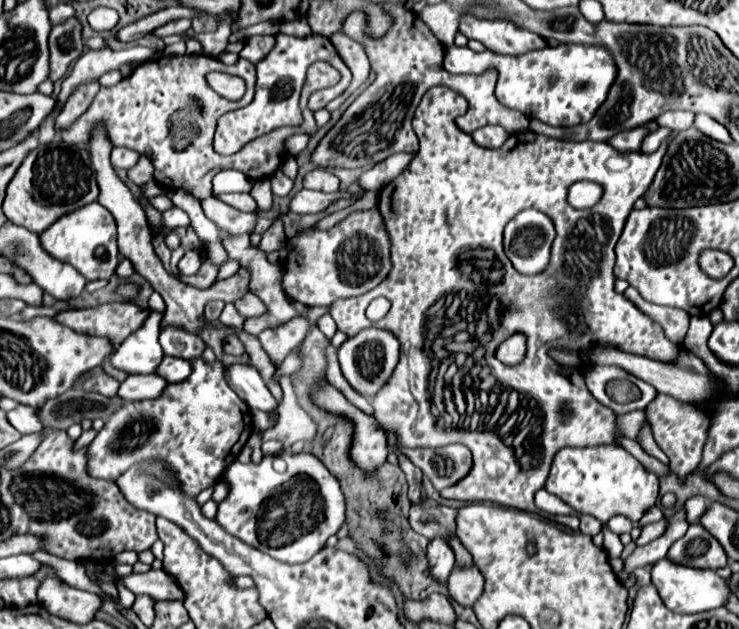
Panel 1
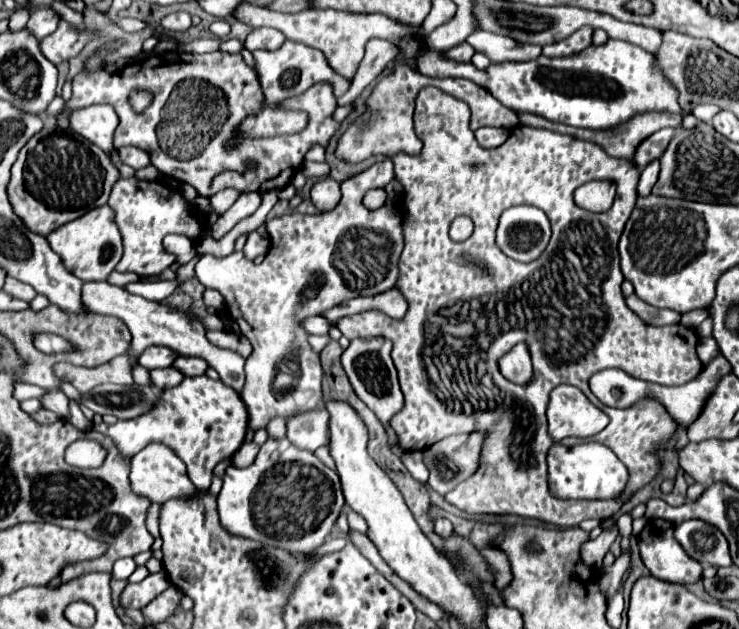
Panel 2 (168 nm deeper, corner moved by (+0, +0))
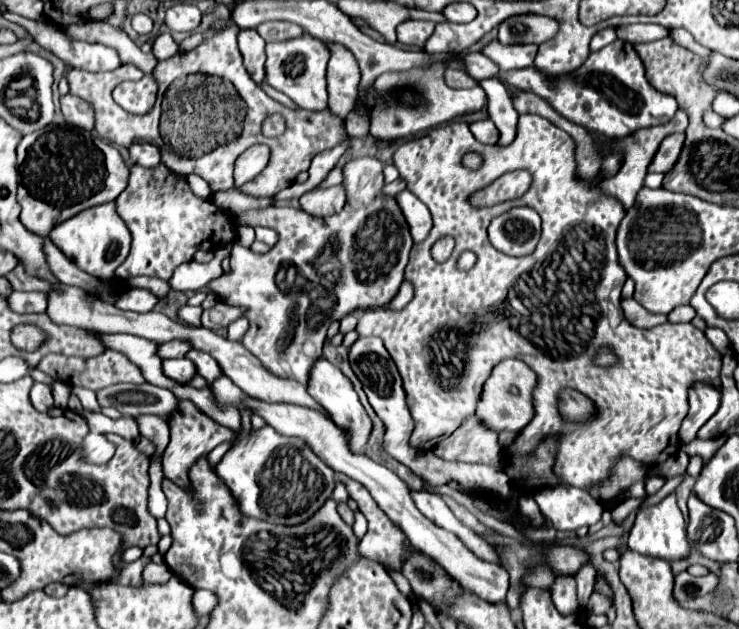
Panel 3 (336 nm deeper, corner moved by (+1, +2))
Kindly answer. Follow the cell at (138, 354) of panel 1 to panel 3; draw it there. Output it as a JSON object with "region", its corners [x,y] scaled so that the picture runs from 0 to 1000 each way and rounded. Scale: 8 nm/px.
{"region":[[[230,541],[214,550],[214,566],[217,569],[249,569],[254,563],[254,556],[260,556],[257,544],[249,541]]]}

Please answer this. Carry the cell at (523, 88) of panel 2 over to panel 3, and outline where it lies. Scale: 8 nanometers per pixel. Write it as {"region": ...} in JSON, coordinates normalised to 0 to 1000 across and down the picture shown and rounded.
{"region":[[[834,64],[820,76],[801,83],[796,95],[769,121],[739,124],[723,105],[717,105],[682,114],[679,127],[704,143],[723,146],[739,156],[771,194],[793,200],[796,207],[812,210],[825,219],[842,219],[858,213],[866,203],[901,197],[917,175],[917,165],[909,153],[893,149],[877,134],[871,121],[871,102],[853,76],[853,70],[842,64]]]}

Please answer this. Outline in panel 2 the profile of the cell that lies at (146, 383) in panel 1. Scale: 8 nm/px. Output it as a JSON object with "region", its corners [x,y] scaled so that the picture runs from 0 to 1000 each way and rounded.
{"region":[[[218,585],[218,588],[204,588],[202,591],[204,598],[204,610],[215,620],[226,620],[226,617],[234,617],[240,614],[245,604],[248,604],[248,595],[237,585]]]}

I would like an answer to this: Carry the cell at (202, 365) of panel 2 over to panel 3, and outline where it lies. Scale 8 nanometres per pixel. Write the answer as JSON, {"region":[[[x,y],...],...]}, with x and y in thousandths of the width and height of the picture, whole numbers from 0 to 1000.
{"region":[[[257,556],[252,566],[265,579],[268,595],[281,604],[281,615],[287,612],[287,607],[290,607],[292,601],[300,598],[300,588],[298,588],[295,576],[292,576],[284,563],[276,563],[273,556]]]}

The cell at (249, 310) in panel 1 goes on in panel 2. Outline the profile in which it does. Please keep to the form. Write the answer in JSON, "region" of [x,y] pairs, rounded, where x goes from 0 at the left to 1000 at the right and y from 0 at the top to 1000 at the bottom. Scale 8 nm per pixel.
{"region":[[[424,502],[424,506],[418,506],[418,509],[413,509],[413,515],[407,515],[418,531],[442,531],[442,525],[445,525],[445,512],[440,509],[440,506],[434,506],[434,502]]]}

